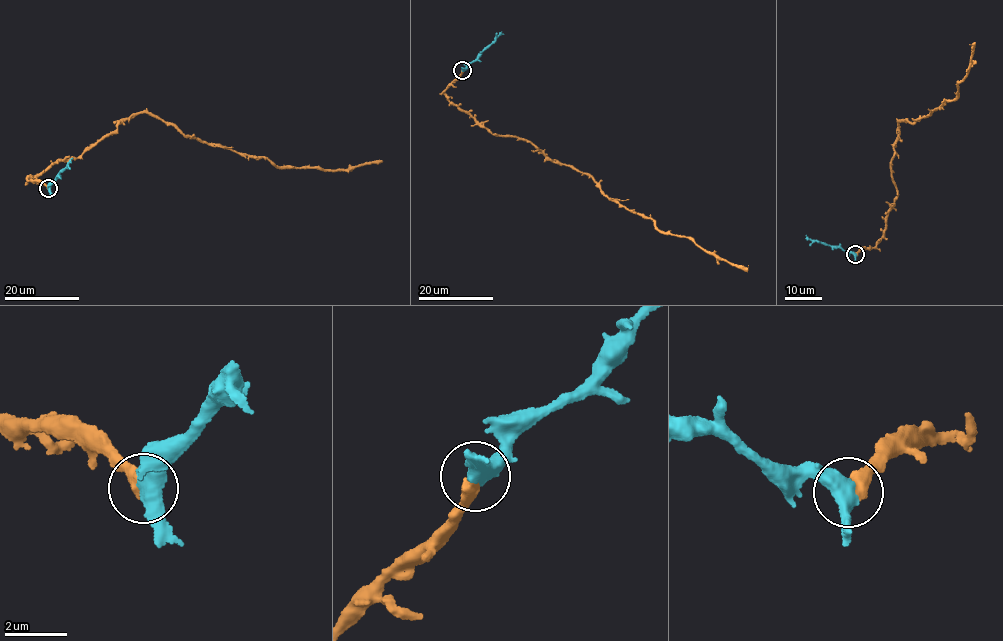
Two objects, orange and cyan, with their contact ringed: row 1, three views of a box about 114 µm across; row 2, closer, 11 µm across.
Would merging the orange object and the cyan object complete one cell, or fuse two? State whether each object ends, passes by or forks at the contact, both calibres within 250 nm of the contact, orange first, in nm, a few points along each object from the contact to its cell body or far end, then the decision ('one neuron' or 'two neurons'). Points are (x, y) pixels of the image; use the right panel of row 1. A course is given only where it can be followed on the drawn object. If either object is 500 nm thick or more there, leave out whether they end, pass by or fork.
500/500 nm | orange via (855, 255), (879, 242), (898, 195), (889, 165), (898, 121), (912, 123), (956, 97), (969, 44) | cyan via (855, 254), (812, 241), (805, 235) | one neuron

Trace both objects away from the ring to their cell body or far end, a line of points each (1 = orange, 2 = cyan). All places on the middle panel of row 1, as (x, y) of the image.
1: (462, 70), (446, 97), (493, 134), (527, 139), (586, 173), (659, 230), (748, 265)
2: (463, 70), (496, 37), (504, 33)

